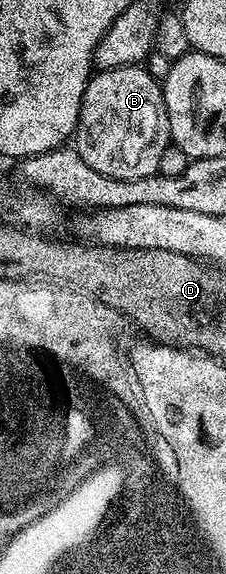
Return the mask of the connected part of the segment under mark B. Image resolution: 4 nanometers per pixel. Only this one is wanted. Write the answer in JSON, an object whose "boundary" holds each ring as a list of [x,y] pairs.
{"boundary":[[[146,65],[122,66],[92,73],[81,100],[81,112],[73,135],[73,148],[81,156],[81,160],[85,160],[89,168],[93,168],[93,172],[101,172],[117,180],[137,180],[158,174],[170,136],[169,120],[163,107],[163,87],[160,79],[148,72]]]}

